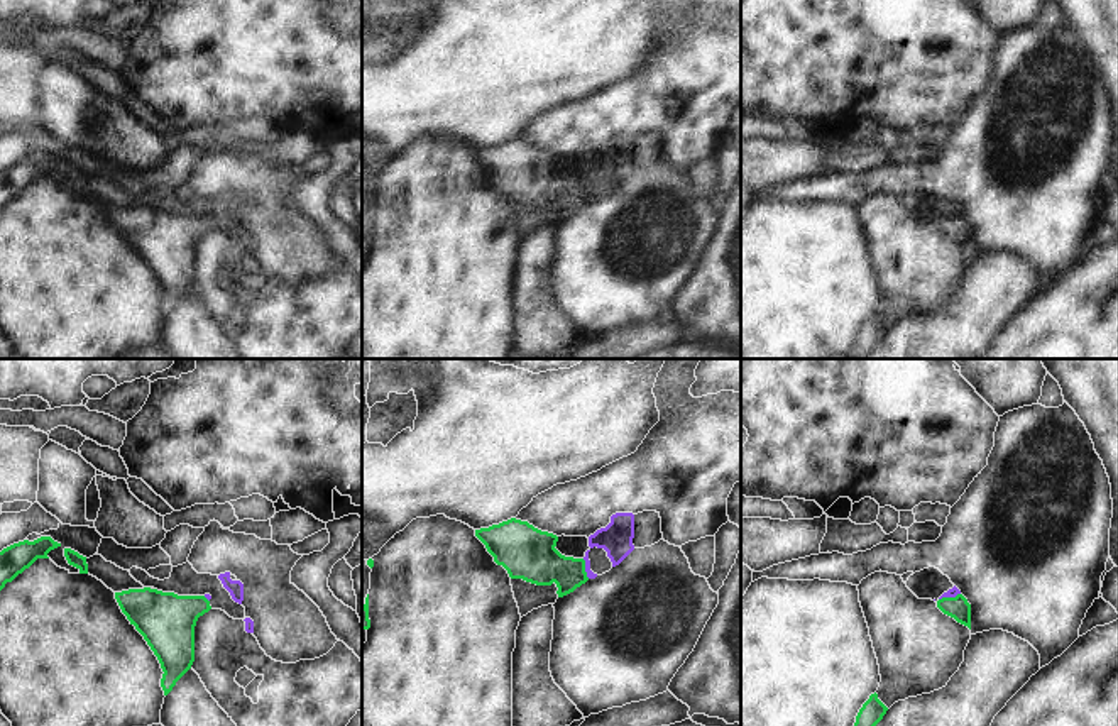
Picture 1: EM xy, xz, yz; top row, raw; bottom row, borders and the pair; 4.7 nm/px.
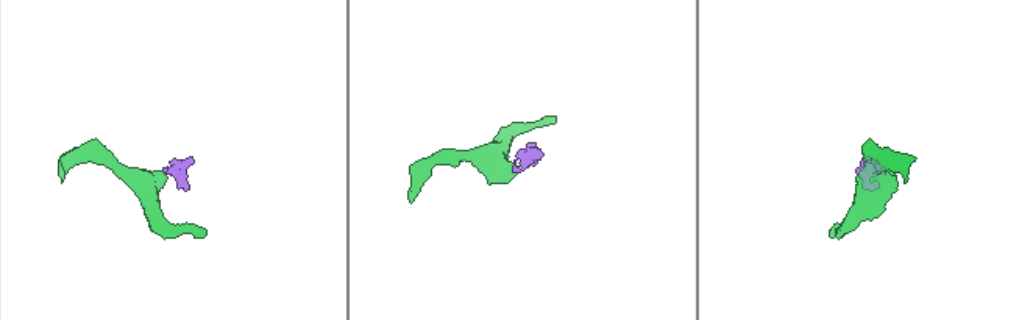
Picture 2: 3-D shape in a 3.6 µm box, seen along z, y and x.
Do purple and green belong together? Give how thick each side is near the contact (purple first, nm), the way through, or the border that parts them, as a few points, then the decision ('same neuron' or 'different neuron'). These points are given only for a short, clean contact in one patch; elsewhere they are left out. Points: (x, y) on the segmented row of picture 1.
50/110 nm | along yz (959, 593), (939, 599) | different neuron

